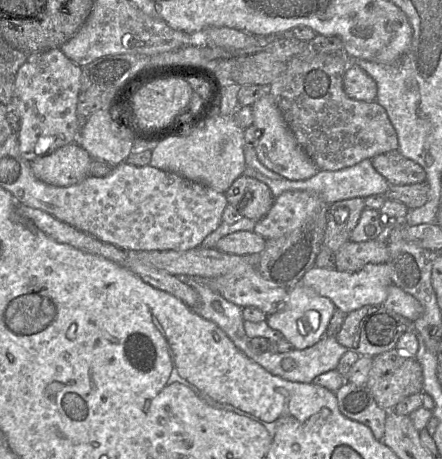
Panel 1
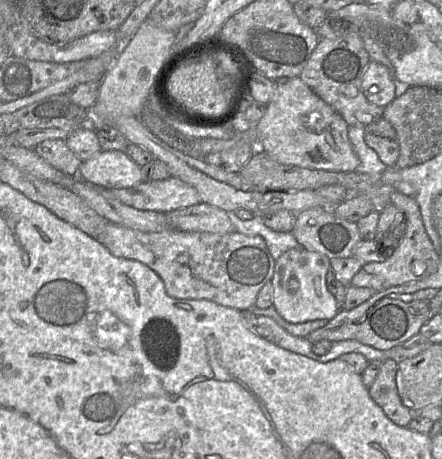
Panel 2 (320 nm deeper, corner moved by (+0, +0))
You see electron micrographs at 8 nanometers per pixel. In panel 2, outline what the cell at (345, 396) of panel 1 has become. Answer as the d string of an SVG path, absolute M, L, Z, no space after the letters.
M393 359L383 361L379 373L368 391L374 402L393 423L400 427L407 427L416 412L407 408L398 394L397 369L397 361Z

